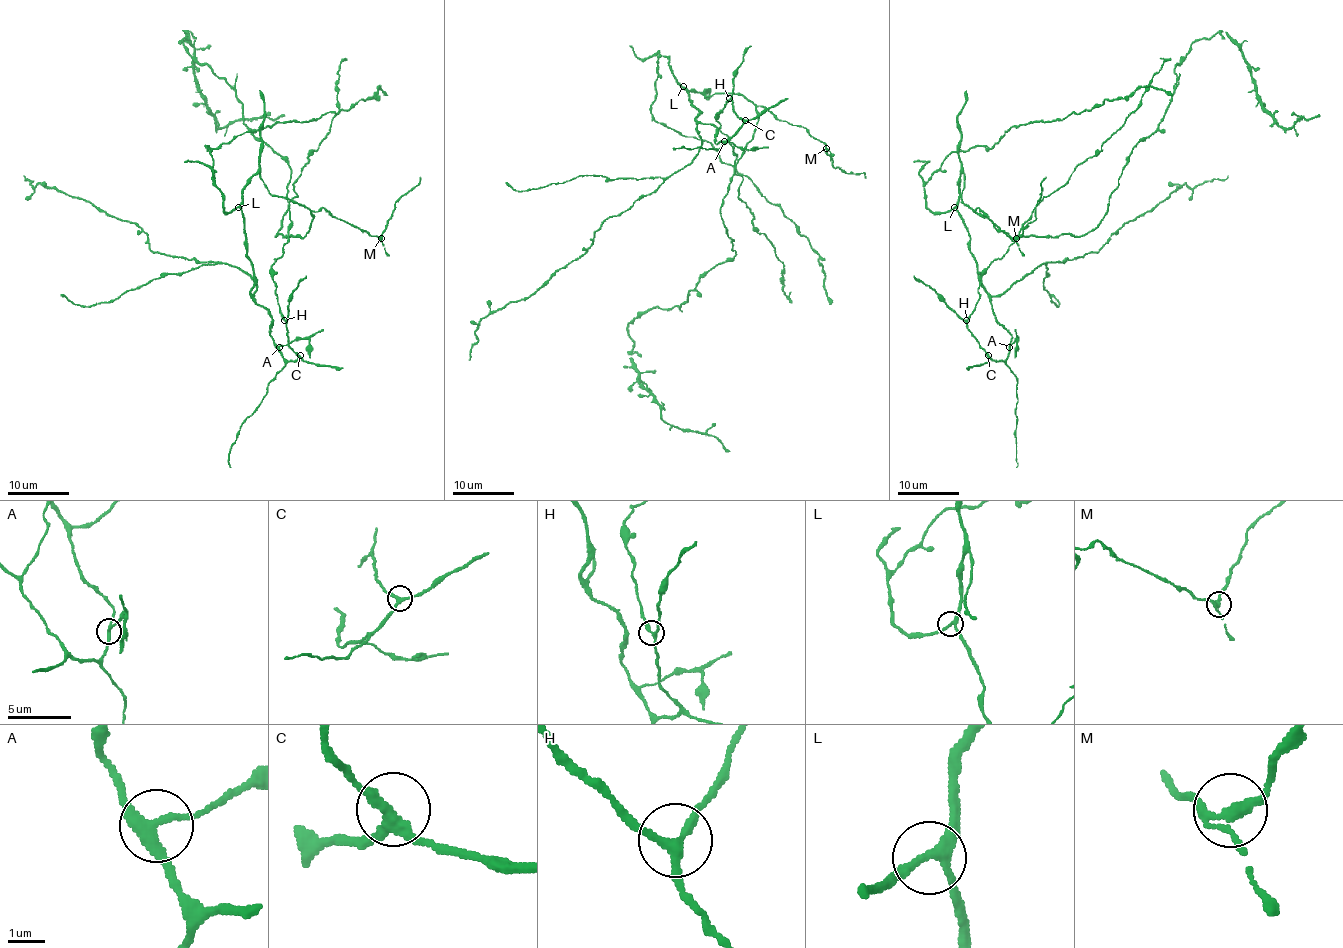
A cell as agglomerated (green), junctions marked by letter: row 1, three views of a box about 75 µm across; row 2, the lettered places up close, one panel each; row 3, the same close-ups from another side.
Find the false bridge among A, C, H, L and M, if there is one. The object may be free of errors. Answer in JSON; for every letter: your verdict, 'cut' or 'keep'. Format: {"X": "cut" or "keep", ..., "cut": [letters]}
{"A": "cut", "C": "keep", "H": "keep", "L": "keep", "M": "keep", "cut": ["A"]}

